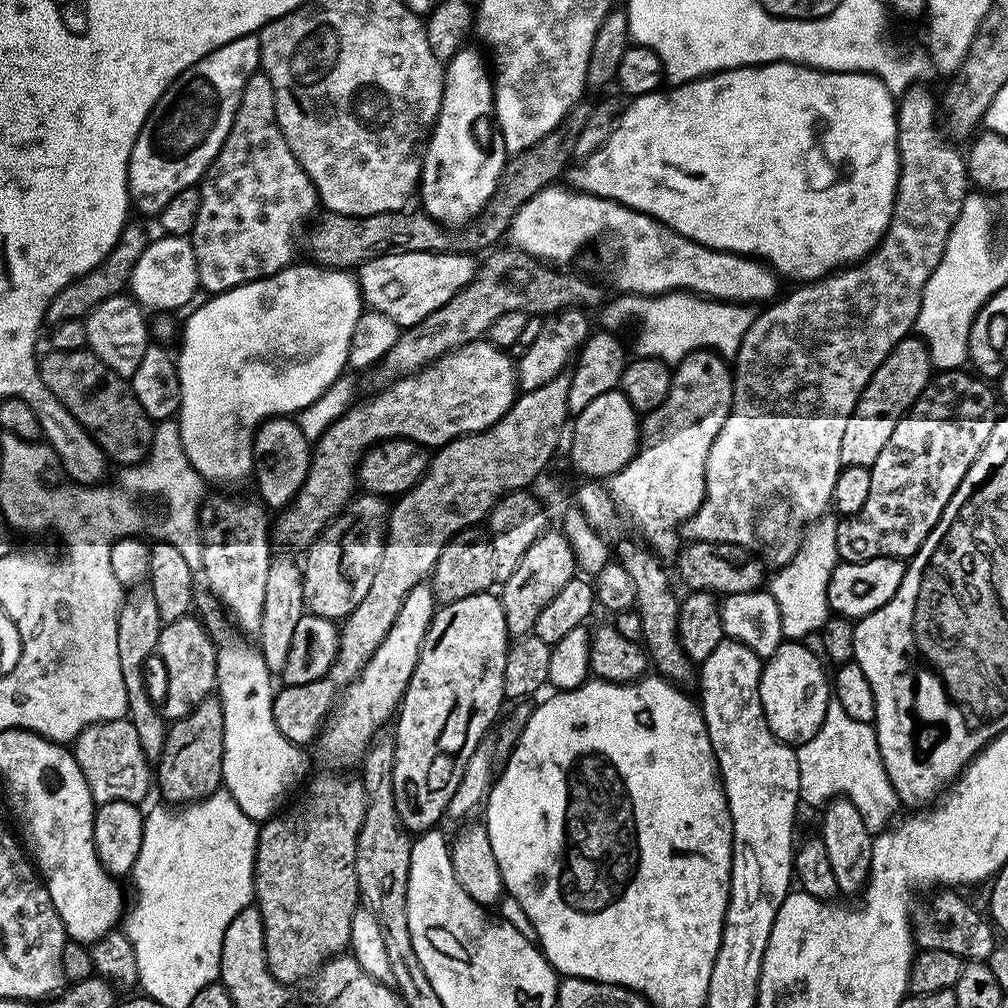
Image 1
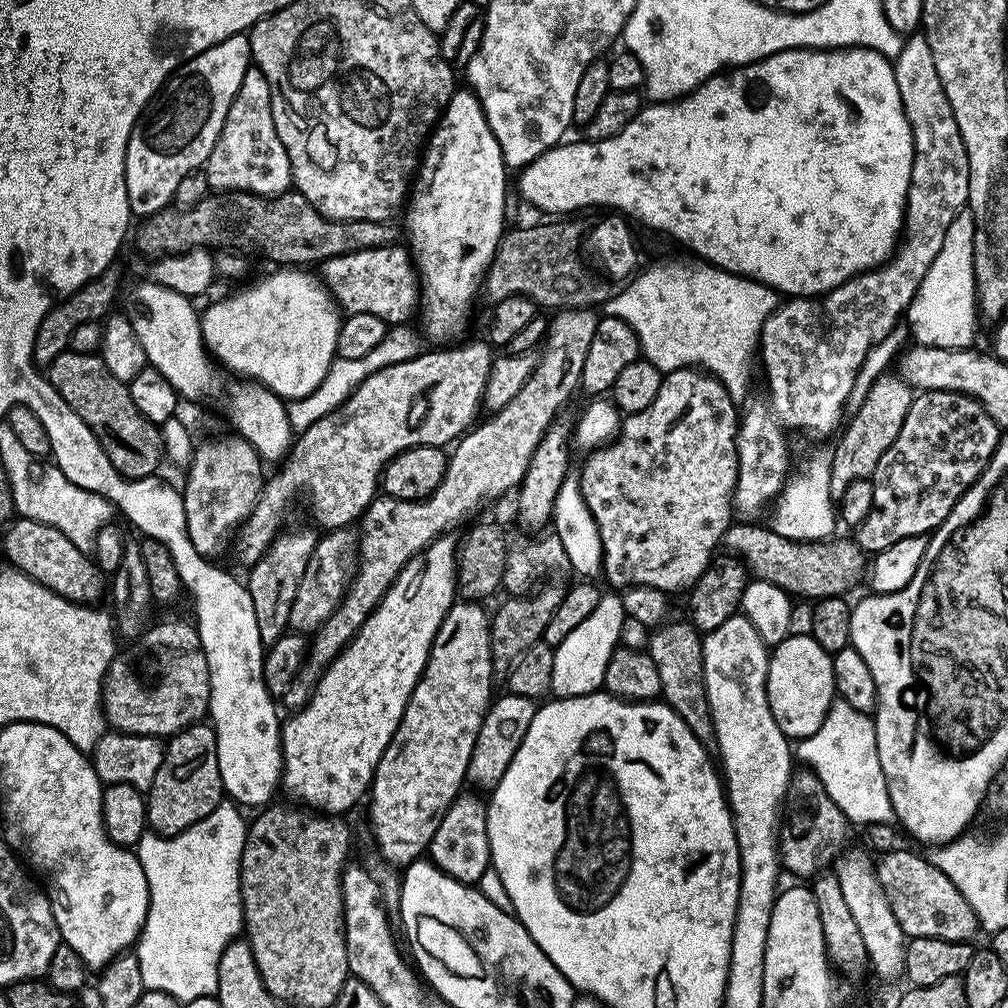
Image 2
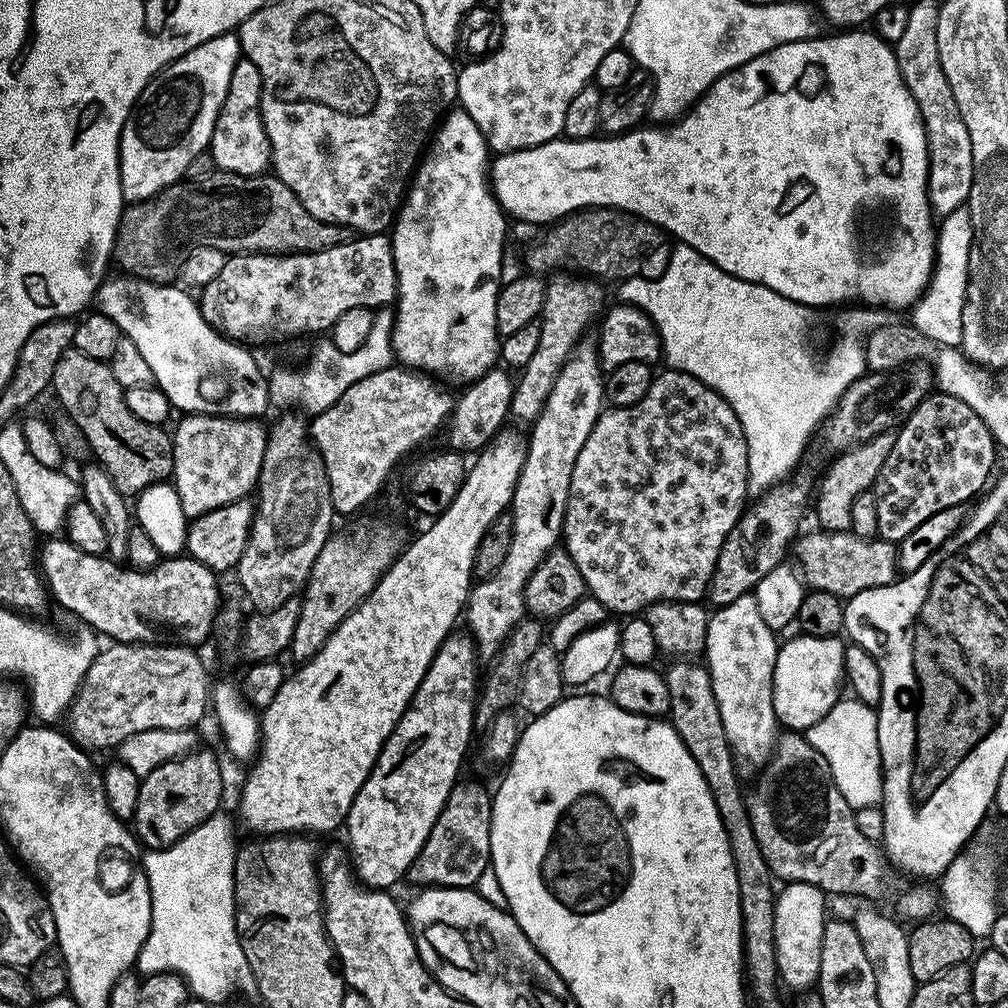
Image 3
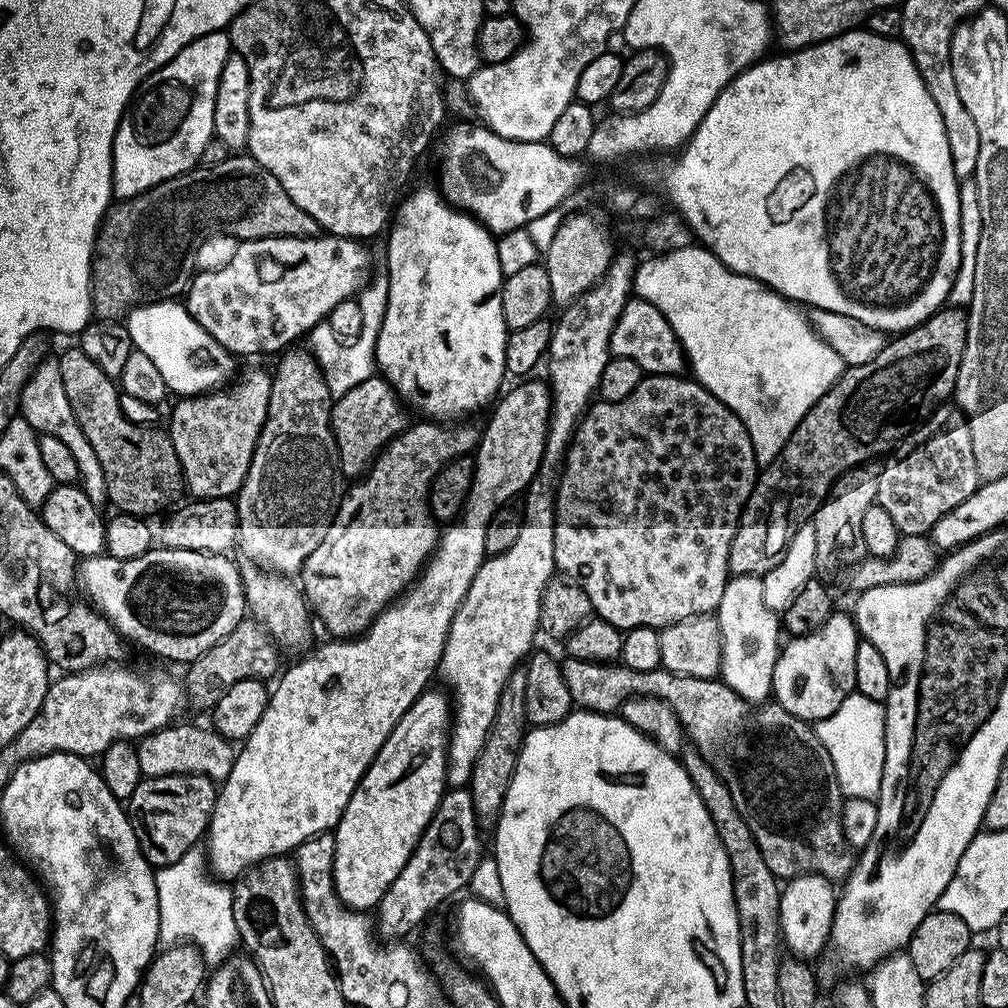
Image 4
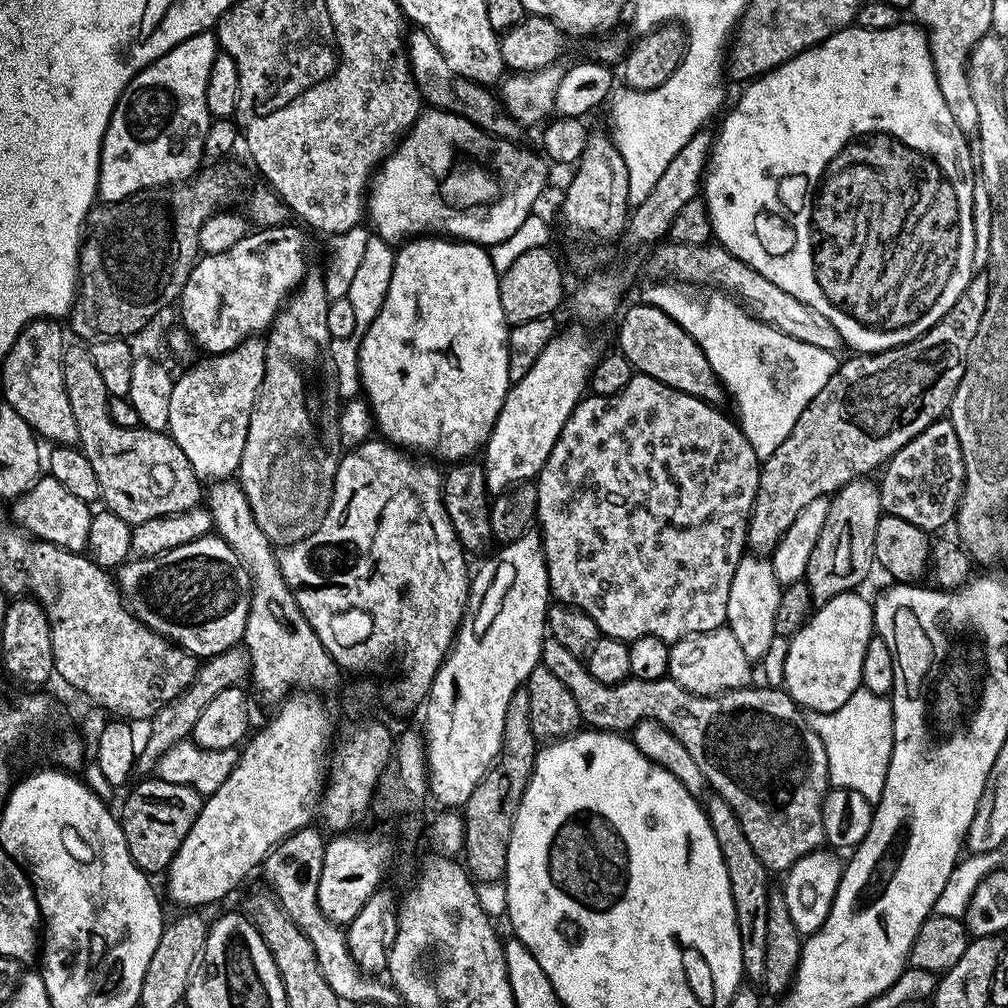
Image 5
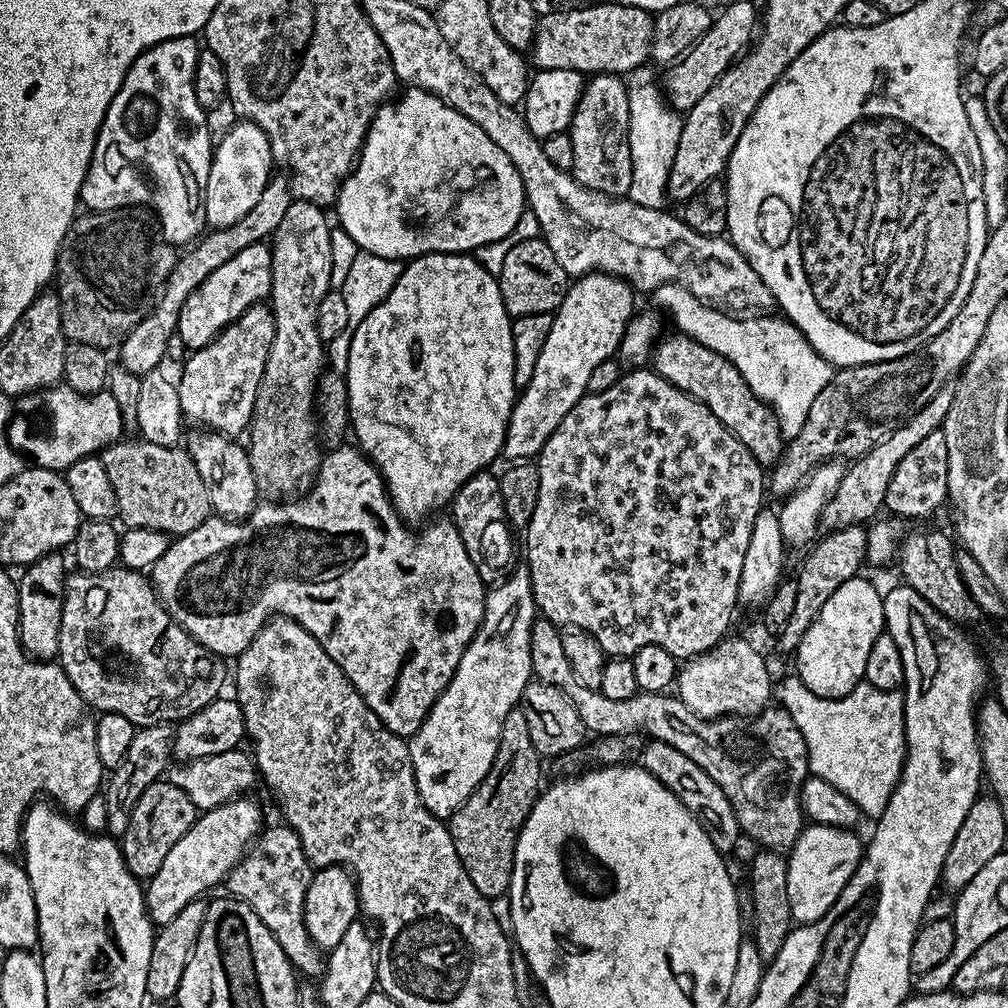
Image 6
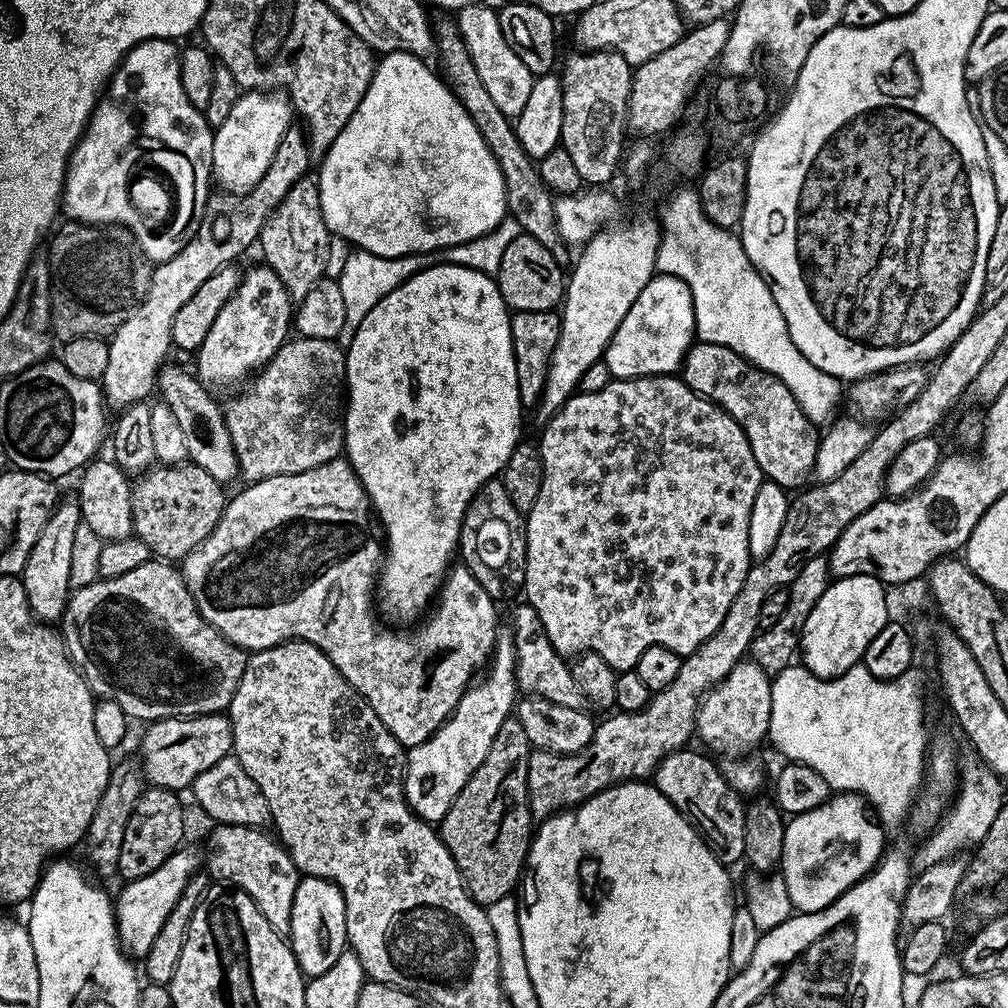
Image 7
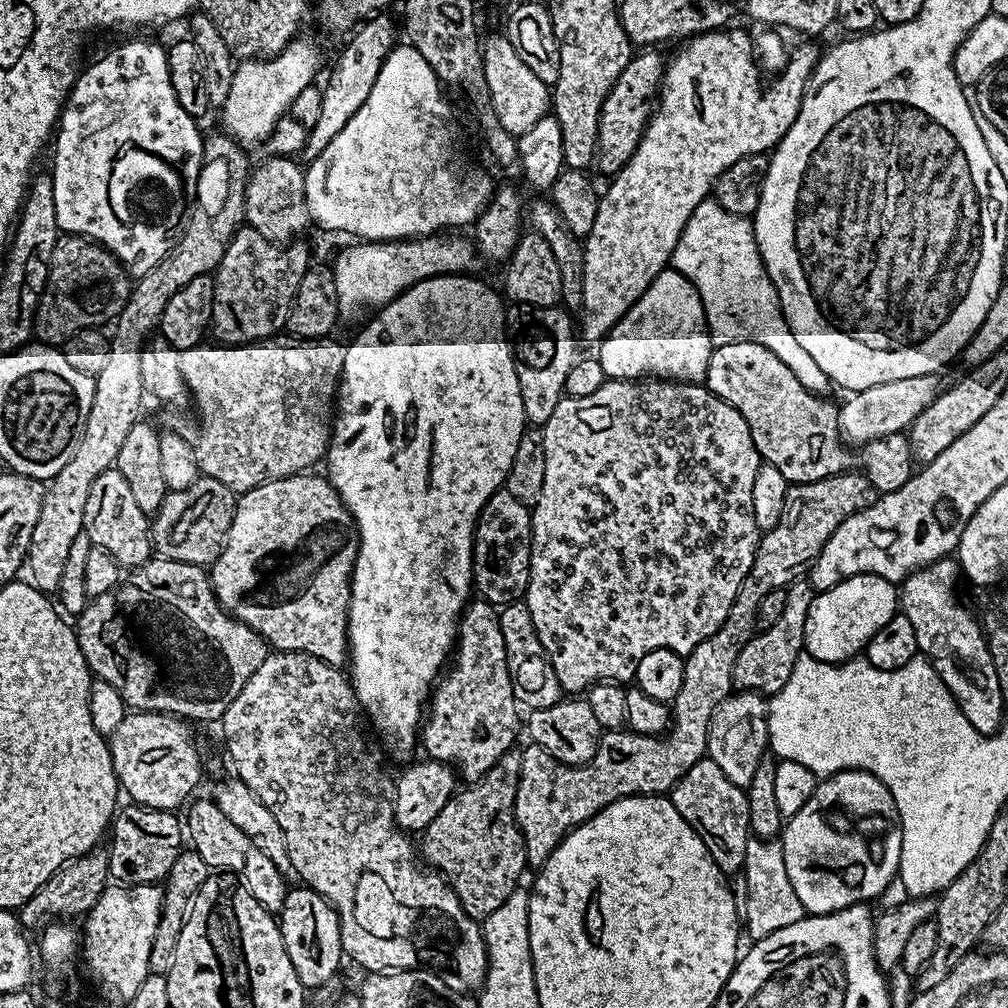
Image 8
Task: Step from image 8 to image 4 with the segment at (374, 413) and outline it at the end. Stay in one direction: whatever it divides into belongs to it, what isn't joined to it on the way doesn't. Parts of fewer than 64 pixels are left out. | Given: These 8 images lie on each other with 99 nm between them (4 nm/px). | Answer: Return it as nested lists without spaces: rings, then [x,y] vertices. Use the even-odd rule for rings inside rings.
[[[435,187],[433,188],[420,188],[413,196],[405,195],[402,203],[395,209],[394,219],[386,232],[386,237],[388,236],[388,269],[386,269],[388,301],[386,302],[386,314],[382,318],[382,326],[378,330],[376,367],[379,375],[387,380],[401,401],[409,409],[417,408],[424,415],[421,417],[432,422],[460,422],[471,417],[468,415],[478,411],[479,408],[486,407],[485,409],[487,409],[497,399],[498,393],[501,391],[500,383],[506,380],[504,351],[510,329],[504,325],[502,298],[500,297],[505,275],[500,270],[498,250],[493,233],[489,232],[475,216],[463,210],[457,210],[451,203],[446,202],[445,197]]]

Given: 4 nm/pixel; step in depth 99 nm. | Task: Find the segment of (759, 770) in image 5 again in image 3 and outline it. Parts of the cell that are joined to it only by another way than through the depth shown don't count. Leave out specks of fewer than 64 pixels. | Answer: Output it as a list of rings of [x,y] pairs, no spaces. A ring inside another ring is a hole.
[[[785,731],[777,739],[770,762],[763,765],[764,773],[757,778],[752,792],[750,788],[746,796],[750,826],[754,826],[754,838],[758,838],[762,858],[766,858],[773,877],[790,884],[809,884],[825,894],[833,892],[836,896],[869,896],[872,900],[881,896],[901,921],[921,922],[933,919],[938,912],[937,889],[927,888],[924,885],[927,883],[916,882],[913,883],[916,885],[911,892],[907,884],[909,881],[902,878],[891,863],[886,862],[885,853],[878,847],[877,841],[866,838],[858,831],[854,809],[846,802],[846,798],[842,798],[842,790],[838,790],[826,758],[822,758],[822,754],[818,754],[818,750],[810,746],[808,739],[807,735],[799,731]]]

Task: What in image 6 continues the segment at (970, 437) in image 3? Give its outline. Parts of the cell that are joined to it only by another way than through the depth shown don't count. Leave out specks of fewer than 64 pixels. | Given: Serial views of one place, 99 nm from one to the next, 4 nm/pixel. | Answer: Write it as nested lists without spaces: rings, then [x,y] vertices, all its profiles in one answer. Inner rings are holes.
[[[943,430],[922,438],[914,450],[902,462],[898,462],[898,470],[894,470],[894,478],[890,478],[890,486],[886,486],[884,508],[896,516],[905,516],[908,520],[920,520],[923,516],[932,516],[940,507],[945,507],[948,499],[947,470],[949,469],[949,453],[946,450],[946,434]]]

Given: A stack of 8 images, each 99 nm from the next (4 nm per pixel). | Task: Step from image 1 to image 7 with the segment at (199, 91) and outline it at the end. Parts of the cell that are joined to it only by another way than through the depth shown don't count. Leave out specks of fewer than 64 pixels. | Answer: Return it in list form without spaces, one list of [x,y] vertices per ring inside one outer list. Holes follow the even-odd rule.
[[[143,40],[136,44],[124,55],[123,62],[116,67],[116,73],[108,81],[101,97],[96,102],[96,109],[88,119],[88,127],[83,136],[77,142],[76,148],[68,158],[68,172],[64,175],[64,194],[62,197],[62,212],[69,221],[81,224],[121,224],[129,228],[134,238],[140,244],[140,249],[146,254],[146,258],[153,265],[166,262],[174,258],[194,238],[198,226],[202,222],[202,214],[206,210],[206,202],[210,195],[210,187],[214,177],[212,174],[212,133],[214,129],[206,122],[203,111],[190,106],[190,98],[186,98],[186,90],[182,90],[182,78],[180,77],[180,53],[179,47],[171,40]]]

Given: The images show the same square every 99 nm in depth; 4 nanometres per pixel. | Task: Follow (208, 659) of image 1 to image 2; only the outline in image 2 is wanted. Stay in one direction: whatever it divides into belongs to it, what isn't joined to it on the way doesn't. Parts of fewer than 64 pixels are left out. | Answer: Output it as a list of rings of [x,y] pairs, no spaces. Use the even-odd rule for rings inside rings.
[[[184,620],[153,623],[144,632],[143,642],[156,667],[156,681],[147,684],[123,658],[113,660],[104,676],[104,719],[113,729],[129,732],[132,736],[171,738],[183,728],[201,723],[208,716],[210,674],[206,654],[202,650],[195,623],[188,621],[187,624]]]

